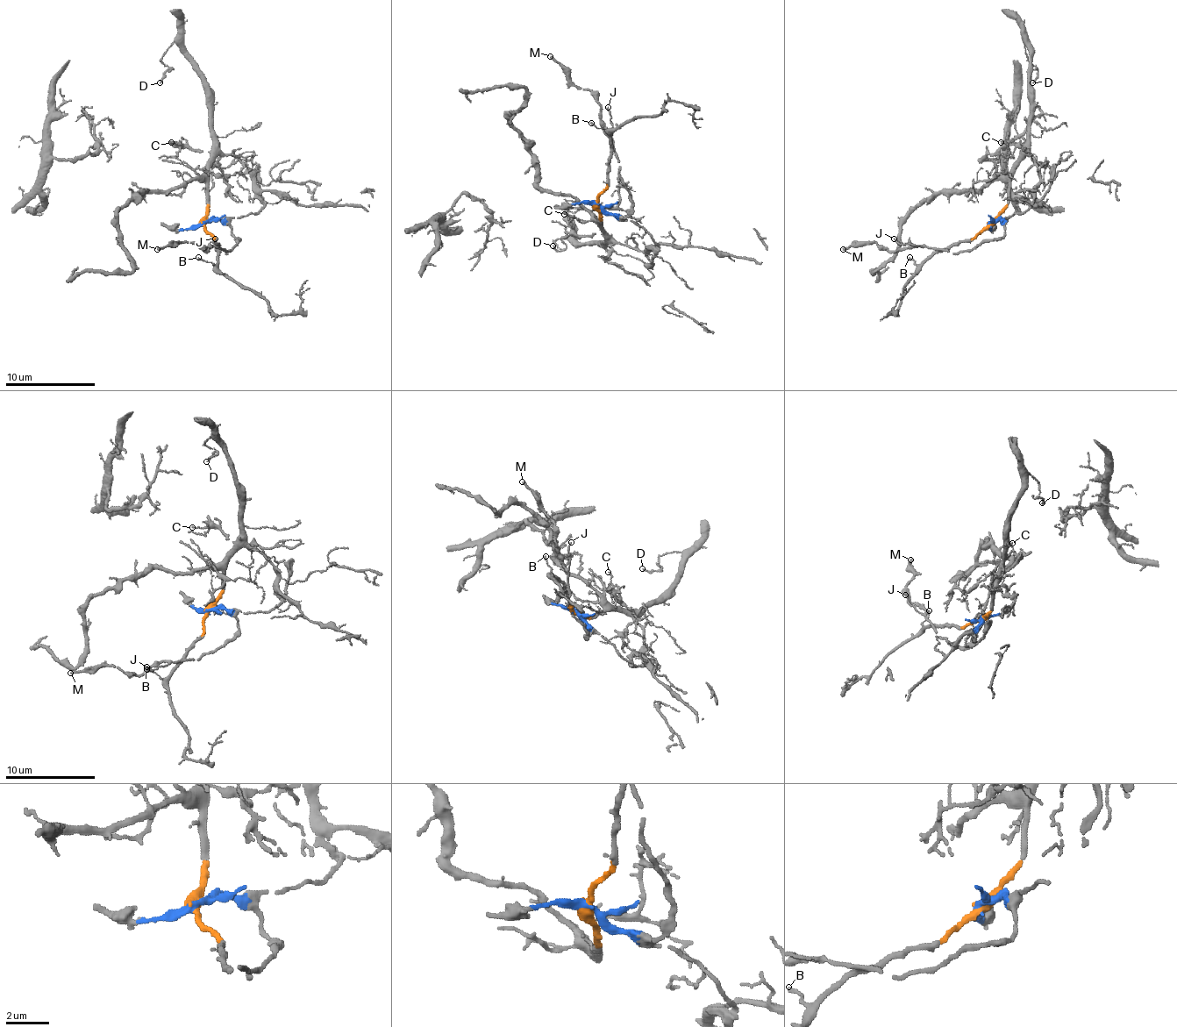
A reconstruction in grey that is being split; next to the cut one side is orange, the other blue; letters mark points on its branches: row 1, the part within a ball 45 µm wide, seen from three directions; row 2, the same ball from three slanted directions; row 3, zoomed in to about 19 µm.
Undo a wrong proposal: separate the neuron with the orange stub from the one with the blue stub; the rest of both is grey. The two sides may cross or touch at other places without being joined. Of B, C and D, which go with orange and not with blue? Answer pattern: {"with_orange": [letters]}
{"with_orange": ["B", "C", "D"]}

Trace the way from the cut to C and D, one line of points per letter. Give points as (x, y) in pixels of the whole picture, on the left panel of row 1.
C: (204, 223), (209, 151), (170, 142)
D: (204, 223), (206, 174), (213, 142), (206, 81), (173, 43), (161, 59), (168, 70), (159, 83)

